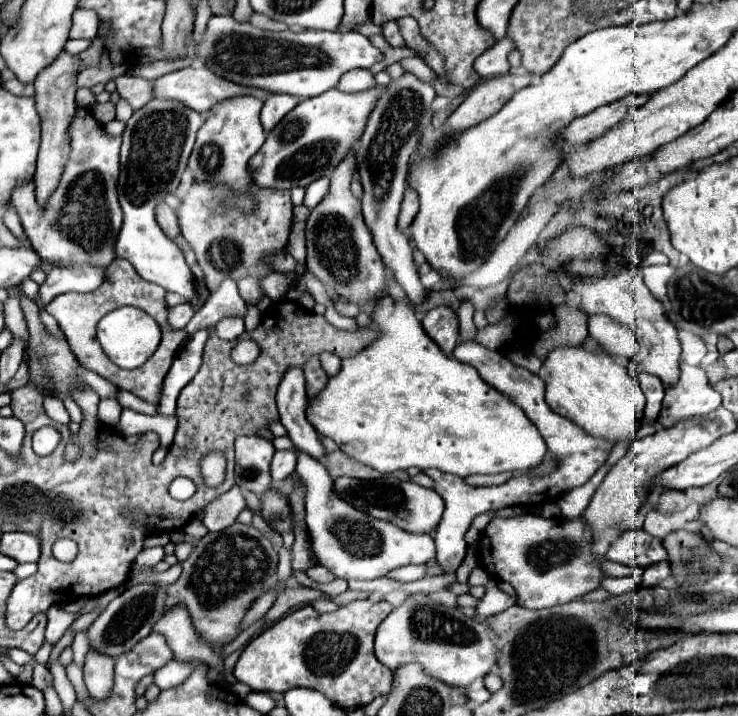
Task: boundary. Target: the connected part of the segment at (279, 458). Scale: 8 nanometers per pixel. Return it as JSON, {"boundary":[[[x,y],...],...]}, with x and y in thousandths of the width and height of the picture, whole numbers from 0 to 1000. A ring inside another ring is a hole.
{"boundary":[[[374,631],[366,648],[366,659],[369,659],[369,670],[377,676],[385,668],[390,668],[401,654],[401,634],[398,631]]]}

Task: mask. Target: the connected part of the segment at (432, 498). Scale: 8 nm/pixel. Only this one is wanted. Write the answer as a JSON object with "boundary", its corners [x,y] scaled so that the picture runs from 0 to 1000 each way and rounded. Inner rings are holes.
{"boundary":[[[520,665],[515,670],[455,668],[453,687],[463,698],[472,698],[480,709],[488,709],[488,715],[507,721],[512,726],[526,726],[526,729],[537,732],[539,737],[547,737],[547,743],[585,746],[602,715],[602,698],[588,684],[572,682],[561,673],[542,673],[534,665]]]}

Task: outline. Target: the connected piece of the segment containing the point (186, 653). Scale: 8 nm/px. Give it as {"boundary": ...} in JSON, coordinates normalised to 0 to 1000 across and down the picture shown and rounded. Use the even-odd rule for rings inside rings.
{"boundary":[[[244,841],[244,844],[238,844],[238,846],[228,849],[228,852],[214,866],[209,880],[220,883],[225,888],[238,922],[271,922],[271,925],[279,925],[282,930],[295,933],[298,950],[301,950],[301,919],[268,885],[255,849]],[[228,852],[241,852],[241,858],[228,855]]]}

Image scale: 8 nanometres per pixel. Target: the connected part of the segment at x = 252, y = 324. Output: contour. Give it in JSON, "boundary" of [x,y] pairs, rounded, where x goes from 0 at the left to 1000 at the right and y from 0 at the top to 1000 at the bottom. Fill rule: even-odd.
{"boundary":[[[341,425],[335,426],[335,437],[331,443],[332,461],[339,464],[344,461],[354,450],[352,434]]]}

